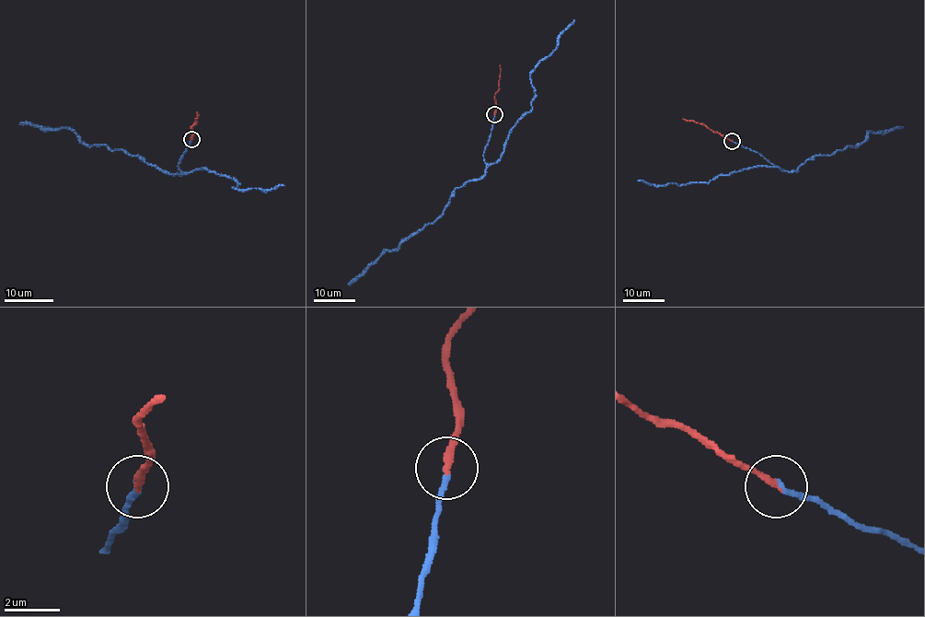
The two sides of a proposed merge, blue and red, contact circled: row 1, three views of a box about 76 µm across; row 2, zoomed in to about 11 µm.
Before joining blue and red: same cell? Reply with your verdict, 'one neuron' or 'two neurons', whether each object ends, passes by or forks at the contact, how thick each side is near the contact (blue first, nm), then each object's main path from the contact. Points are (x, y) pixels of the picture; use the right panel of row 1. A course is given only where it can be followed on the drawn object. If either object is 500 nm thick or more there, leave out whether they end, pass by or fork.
one neuron; blue ends; red ends; calibres 200 and 240 nm; course blue (731, 141), (791, 171), (815, 156), (829, 156), (846, 146), (858, 146), (868, 132), (886, 133), (902, 127); course red (731, 141), (699, 123), (682, 119)

